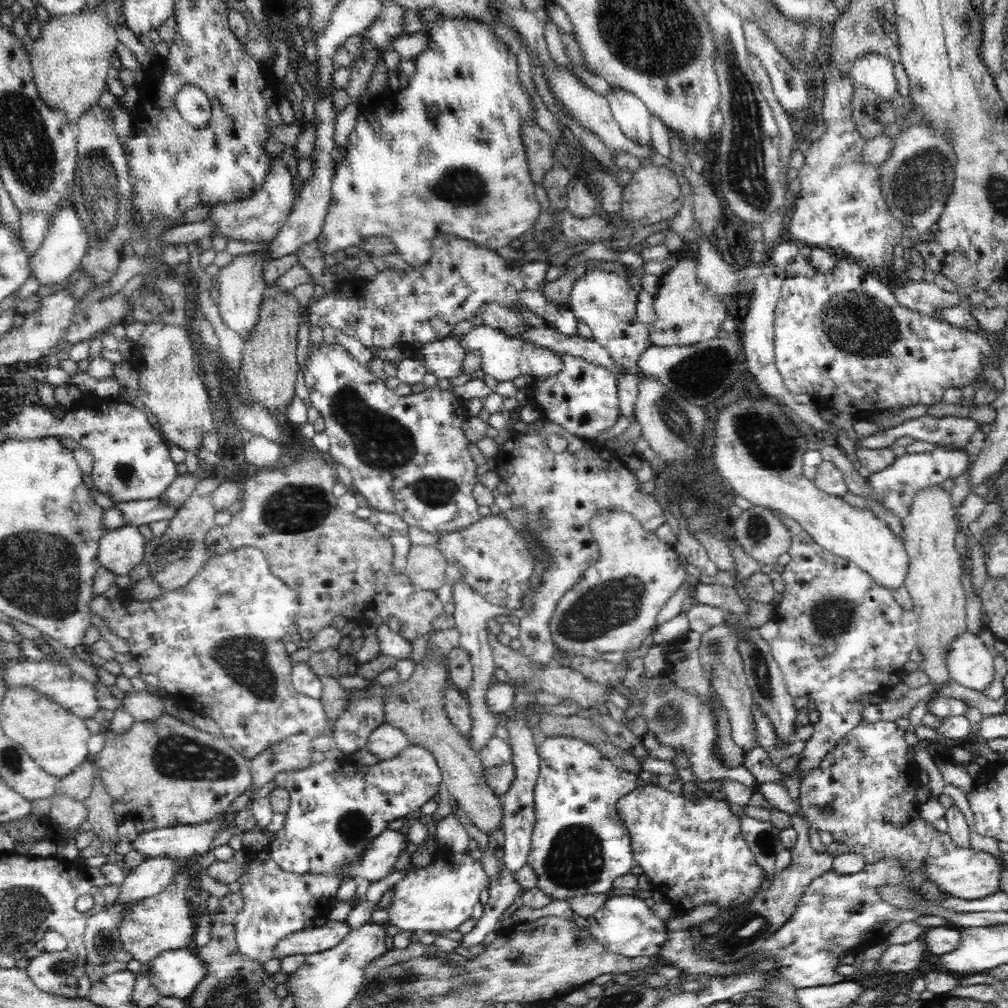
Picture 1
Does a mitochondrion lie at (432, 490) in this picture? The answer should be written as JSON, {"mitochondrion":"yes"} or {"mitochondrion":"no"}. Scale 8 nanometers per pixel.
{"mitochondrion":"yes"}

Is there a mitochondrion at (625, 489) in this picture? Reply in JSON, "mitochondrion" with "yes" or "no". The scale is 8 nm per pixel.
{"mitochondrion":"no"}

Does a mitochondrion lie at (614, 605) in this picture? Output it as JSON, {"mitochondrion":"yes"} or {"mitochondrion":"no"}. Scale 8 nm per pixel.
{"mitochondrion":"yes"}

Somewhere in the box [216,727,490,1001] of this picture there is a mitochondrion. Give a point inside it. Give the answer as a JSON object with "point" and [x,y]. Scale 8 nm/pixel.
{"point":[353,826]}

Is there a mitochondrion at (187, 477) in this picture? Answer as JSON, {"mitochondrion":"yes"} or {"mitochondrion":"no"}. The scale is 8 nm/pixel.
{"mitochondrion":"no"}

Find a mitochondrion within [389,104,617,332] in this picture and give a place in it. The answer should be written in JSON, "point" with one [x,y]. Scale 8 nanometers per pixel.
{"point":[462,186]}

